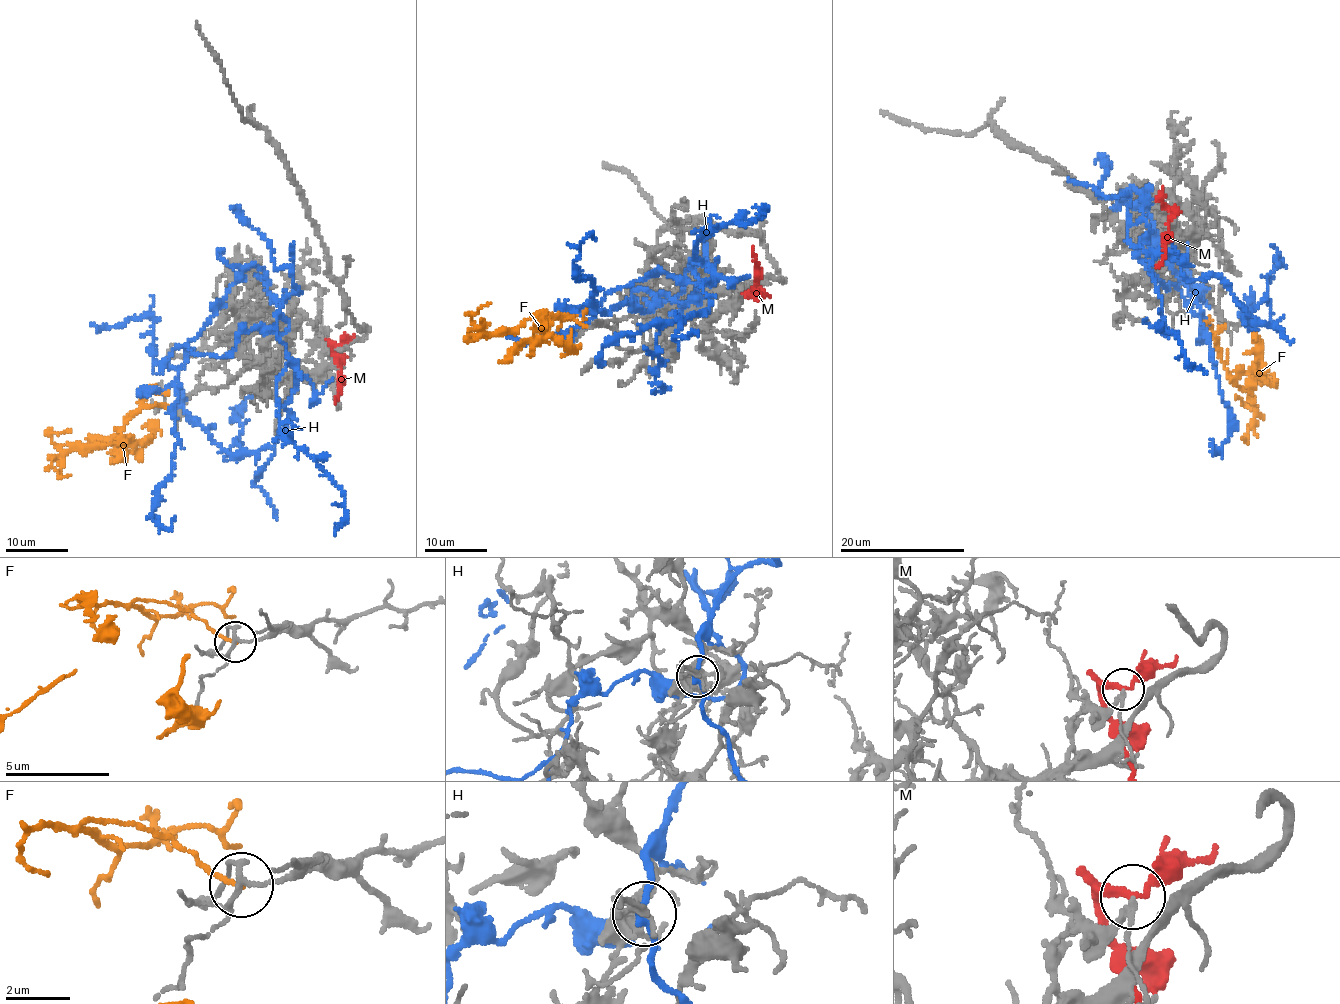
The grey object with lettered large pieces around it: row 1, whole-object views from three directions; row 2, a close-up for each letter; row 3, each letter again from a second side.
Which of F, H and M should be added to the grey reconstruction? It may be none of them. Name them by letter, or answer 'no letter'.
no letter

